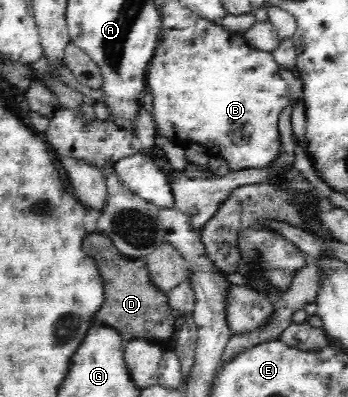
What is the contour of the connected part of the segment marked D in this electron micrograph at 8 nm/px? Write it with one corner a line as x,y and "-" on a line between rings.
98,229
87,233
81,246
95,261
104,286
104,302
94,313
94,323
117,329
125,342
134,337
156,339
156,342
171,339
177,318
176,312
167,304
167,295
150,281
145,260
134,259
120,253
114,242
99,233

